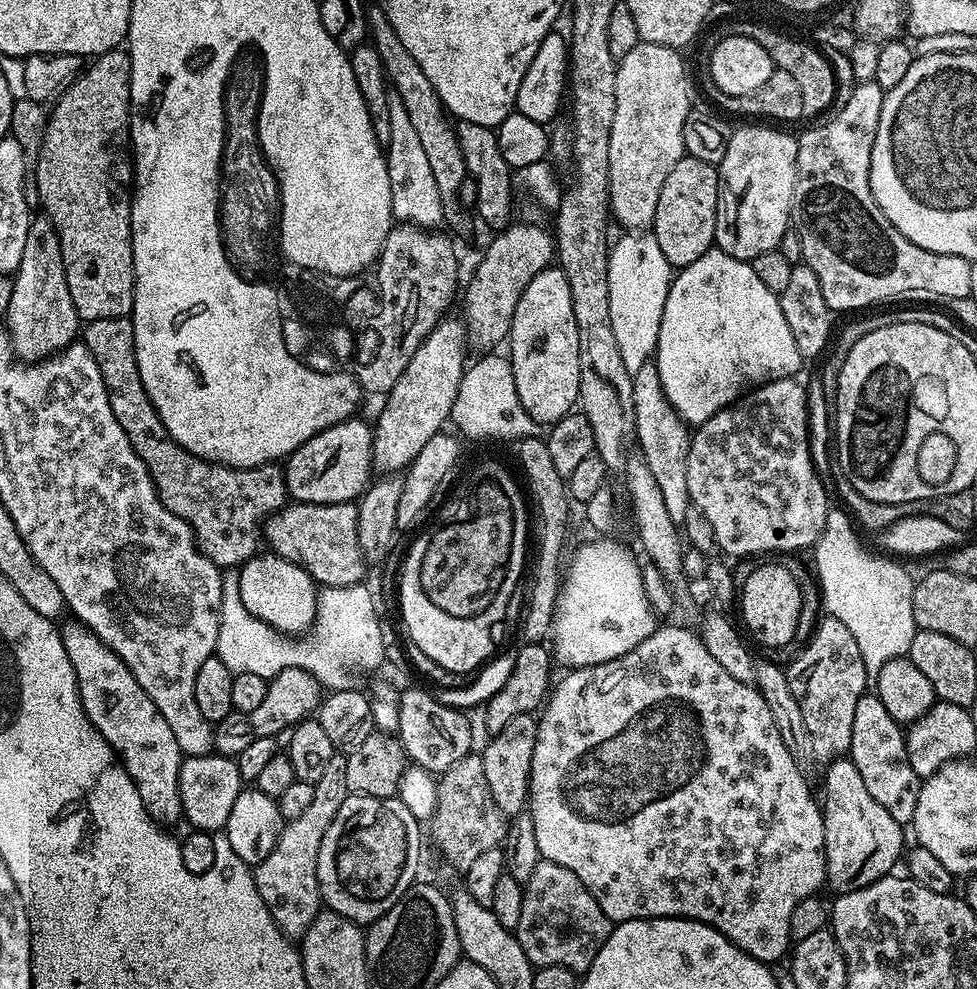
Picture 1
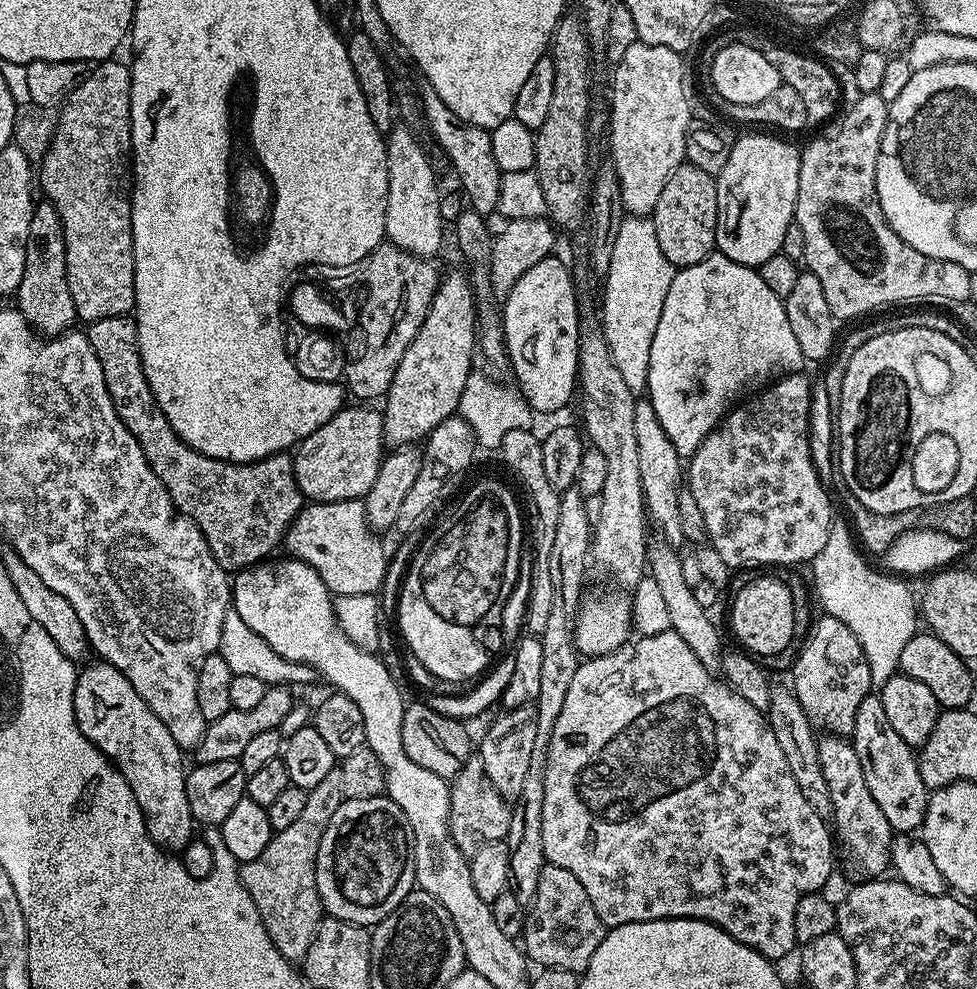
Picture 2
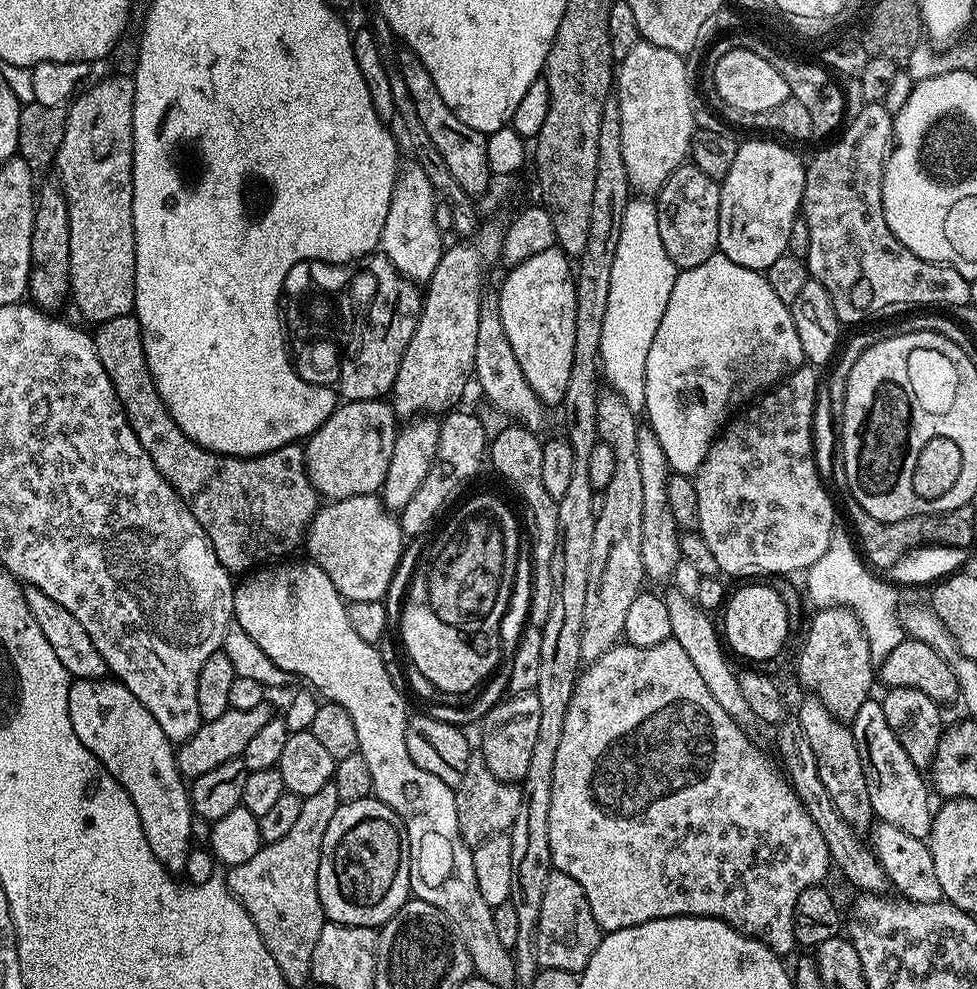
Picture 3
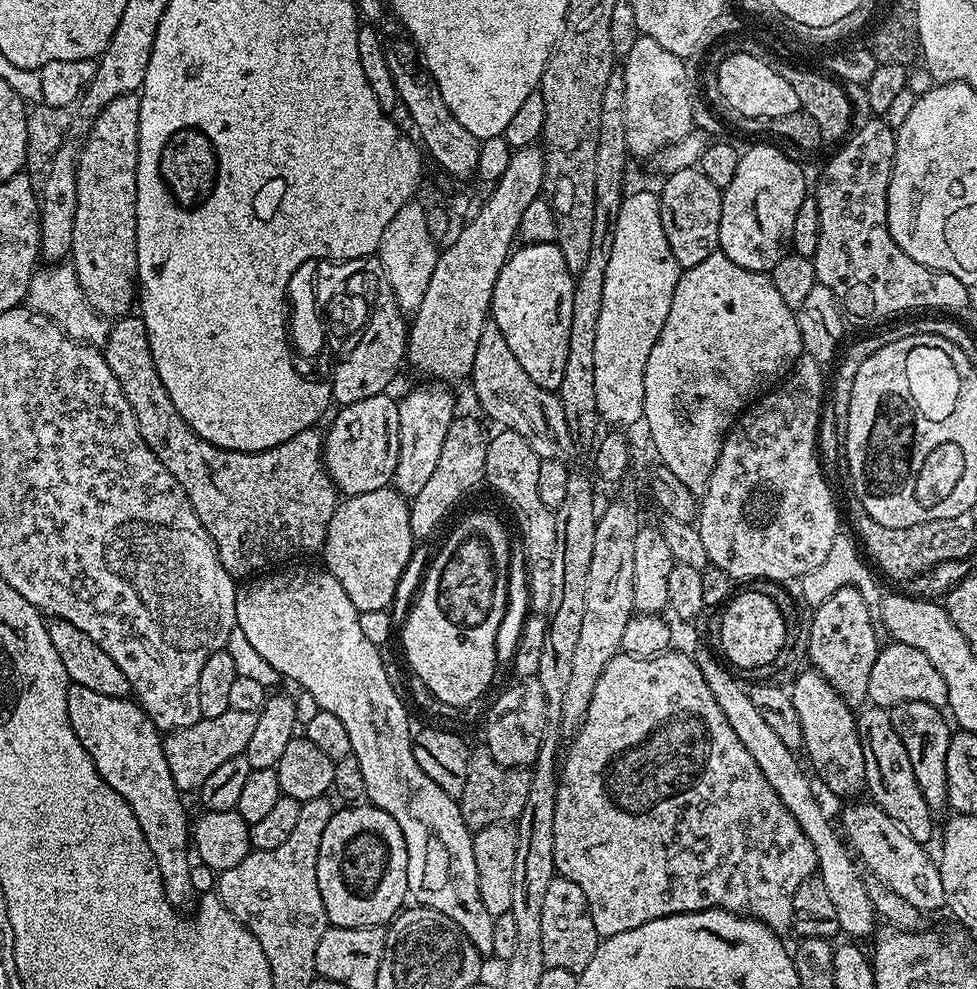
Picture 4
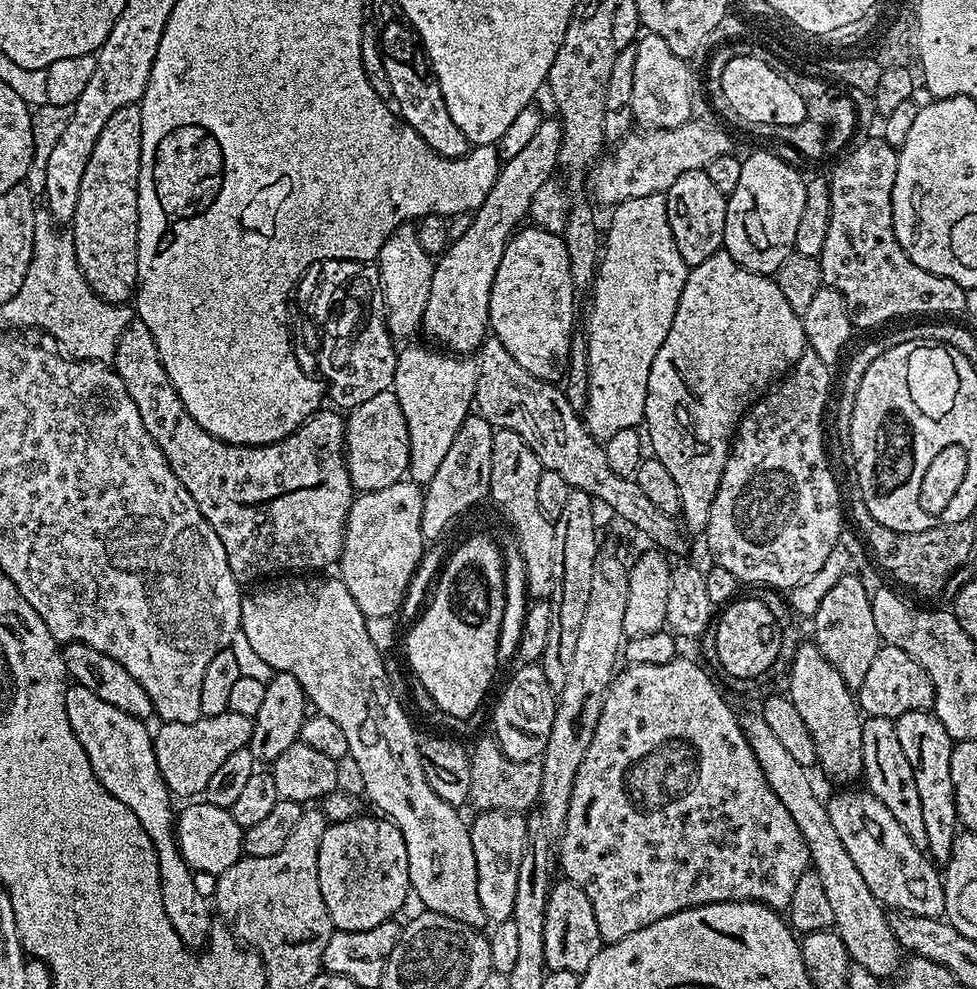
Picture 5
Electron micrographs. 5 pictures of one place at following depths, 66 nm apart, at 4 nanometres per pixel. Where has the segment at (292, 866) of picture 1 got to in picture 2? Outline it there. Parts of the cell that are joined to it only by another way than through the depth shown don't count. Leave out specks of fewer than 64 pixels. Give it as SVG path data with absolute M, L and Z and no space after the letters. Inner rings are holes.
M340 767L332 768L330 774L326 774L318 786L307 789L307 793L301 816L286 826L286 830L275 833L266 850L262 850L258 858L243 861L240 869L240 880L250 898L254 898L254 906L258 906L266 934L270 934L277 950L293 962L303 961L322 919L316 885L316 859L318 846L322 846L322 834L326 834L326 826L330 826L330 818L334 818L338 806L342 806L346 799Z

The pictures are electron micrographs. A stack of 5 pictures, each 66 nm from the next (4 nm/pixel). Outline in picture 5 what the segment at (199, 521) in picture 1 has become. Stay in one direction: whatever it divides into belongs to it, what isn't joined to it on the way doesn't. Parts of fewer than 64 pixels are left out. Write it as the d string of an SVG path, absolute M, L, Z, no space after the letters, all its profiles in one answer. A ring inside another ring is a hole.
M133 318L122 332L122 338L118 338L110 364L118 378L122 378L122 386L126 386L126 394L130 394L134 406L138 406L146 434L154 438L178 482L190 490L190 498L194 498L194 506L202 510L202 518L210 522L214 534L222 538L236 581L259 581L273 574L292 574L297 570L324 570L320 568L331 564L333 567L339 561L344 527L348 525L348 511L354 499L348 463L344 461L345 417L339 411L315 412L301 428L273 444L228 444L202 430L202 426L190 418L186 406L182 406L182 398L178 398L178 390L174 390L174 382L170 382L170 374L166 374L166 366L162 366L162 358L158 358L154 334L146 330L139 318Z

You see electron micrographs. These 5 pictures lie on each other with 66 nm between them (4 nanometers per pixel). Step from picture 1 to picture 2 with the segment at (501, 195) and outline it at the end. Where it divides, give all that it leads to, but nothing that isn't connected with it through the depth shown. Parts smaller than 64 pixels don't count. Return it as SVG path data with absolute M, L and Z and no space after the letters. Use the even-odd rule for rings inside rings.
M427 86L419 89L419 104L423 109L423 123L432 130L432 136L440 143L456 176L460 179L460 188L464 191L467 207L474 209L485 218L497 211L499 206L499 186L502 175L498 162L494 162L492 149L492 133L482 126L474 126L474 122L466 122L466 118L458 118L442 98Z

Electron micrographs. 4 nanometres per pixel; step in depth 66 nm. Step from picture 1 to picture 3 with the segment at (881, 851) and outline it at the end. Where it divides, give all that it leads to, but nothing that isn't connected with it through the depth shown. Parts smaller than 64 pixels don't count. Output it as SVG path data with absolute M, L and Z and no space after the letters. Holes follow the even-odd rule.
M808 694L805 697L800 704L798 723L804 731L804 737L810 742L810 750L814 750L818 778L822 778L822 786L826 786L826 794L830 794L830 802L834 802L849 826L857 830L867 829L874 820L870 790L866 790L866 770L862 770L862 758L858 755L858 742L854 742L852 729L845 721L830 714L817 696Z

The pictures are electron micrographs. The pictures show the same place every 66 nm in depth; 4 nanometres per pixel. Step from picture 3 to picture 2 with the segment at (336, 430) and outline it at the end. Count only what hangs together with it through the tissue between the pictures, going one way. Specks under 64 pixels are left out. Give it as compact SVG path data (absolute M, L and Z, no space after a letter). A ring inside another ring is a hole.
M345 406L326 426L318 426L295 449L294 478L298 478L301 494L309 501L329 504L363 498L378 478L380 463L386 455L384 418L372 406Z

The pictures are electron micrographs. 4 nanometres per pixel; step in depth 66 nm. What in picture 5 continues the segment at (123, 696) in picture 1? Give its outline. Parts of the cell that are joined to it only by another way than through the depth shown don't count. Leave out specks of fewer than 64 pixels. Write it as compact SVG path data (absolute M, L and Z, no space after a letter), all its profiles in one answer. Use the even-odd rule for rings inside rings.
M75 682L69 683L64 697L66 718L70 718L70 726L78 742L82 742L82 750L86 750L86 758L90 758L90 766L98 782L102 782L102 786L106 786L106 790L110 790L118 802L130 806L138 822L142 822L142 830L150 834L158 862L162 906L166 906L166 918L170 918L170 926L174 926L185 948L203 949L214 927L214 908L209 897L198 894L194 887L192 867L180 853L176 841L177 813L172 812L174 797L158 770L158 758L154 758L153 733L150 728L148 732L149 725L126 714L126 710L118 710L118 706L110 706L110 702L102 702L98 694L93 694L86 690L86 686Z

